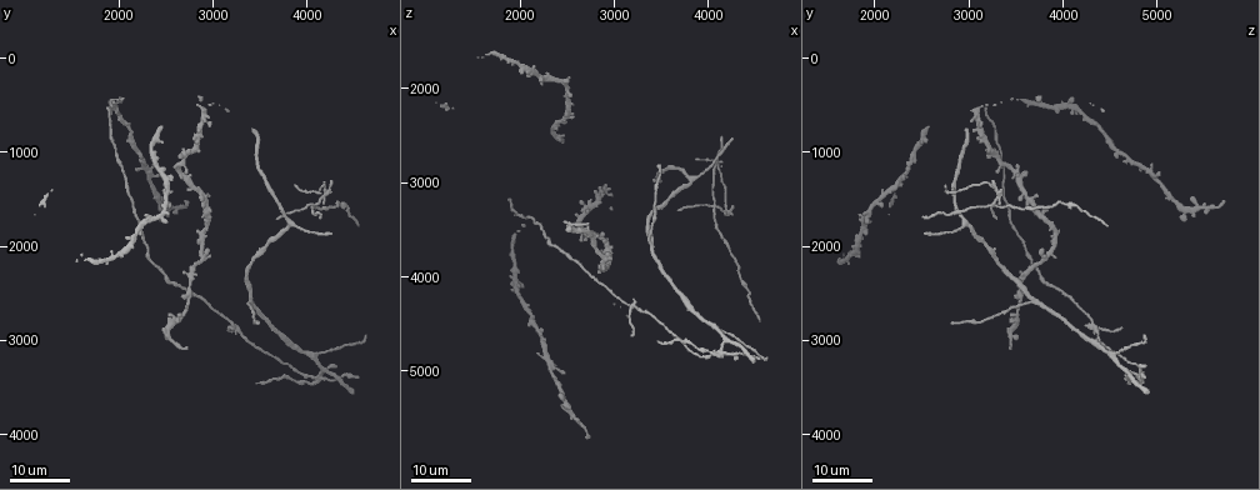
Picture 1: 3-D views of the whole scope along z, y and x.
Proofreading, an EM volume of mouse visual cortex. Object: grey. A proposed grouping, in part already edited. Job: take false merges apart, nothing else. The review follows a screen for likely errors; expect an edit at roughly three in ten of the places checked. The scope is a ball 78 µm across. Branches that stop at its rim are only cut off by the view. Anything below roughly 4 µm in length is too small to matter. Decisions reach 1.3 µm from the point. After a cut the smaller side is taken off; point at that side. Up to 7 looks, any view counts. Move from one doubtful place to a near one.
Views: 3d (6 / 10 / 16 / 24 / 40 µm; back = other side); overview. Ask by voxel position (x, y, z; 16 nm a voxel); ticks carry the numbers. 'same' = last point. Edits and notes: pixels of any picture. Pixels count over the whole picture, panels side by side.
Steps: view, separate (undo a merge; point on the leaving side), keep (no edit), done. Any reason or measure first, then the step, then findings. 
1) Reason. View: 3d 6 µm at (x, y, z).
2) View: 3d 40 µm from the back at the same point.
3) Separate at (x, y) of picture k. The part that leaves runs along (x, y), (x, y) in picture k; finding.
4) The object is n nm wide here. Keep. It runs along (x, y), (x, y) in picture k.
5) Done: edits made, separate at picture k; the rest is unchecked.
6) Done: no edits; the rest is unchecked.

View: 3d 24 µm at (4120, 3120, 4540).

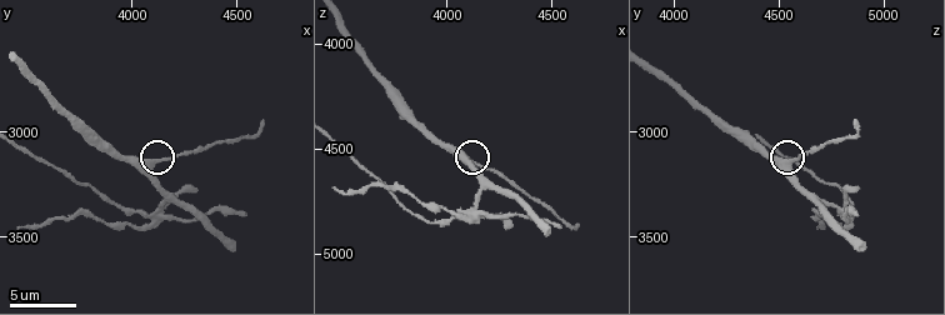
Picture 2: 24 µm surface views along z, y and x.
View: 3d 10 µm at (4100, 3130, 4550).

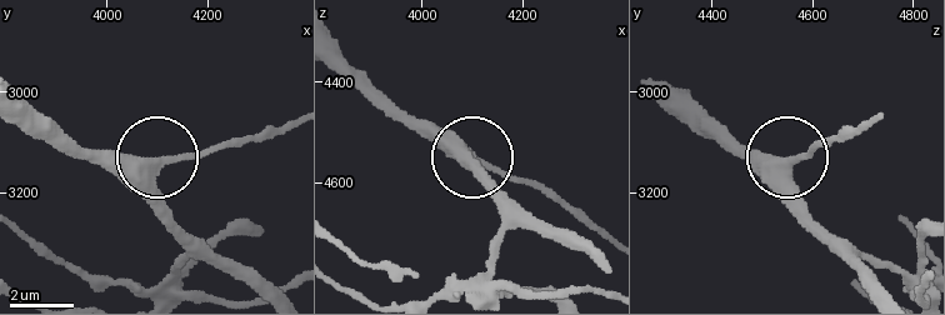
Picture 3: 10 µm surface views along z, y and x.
Closer look. View: 3d 6 µm at (4110, 3145, 4560).

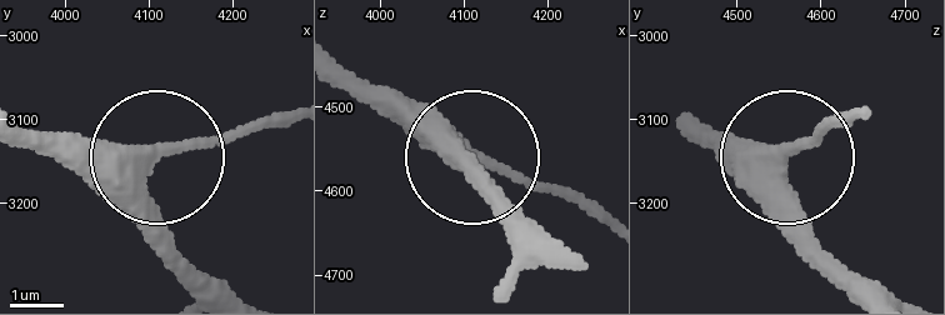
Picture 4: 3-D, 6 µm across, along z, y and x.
The side arm is 11 µm long. Keep. Continuous, no second cell.

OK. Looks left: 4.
Four or more arms meet. View: 3d 6 µm at (4130, 3370, 4790).

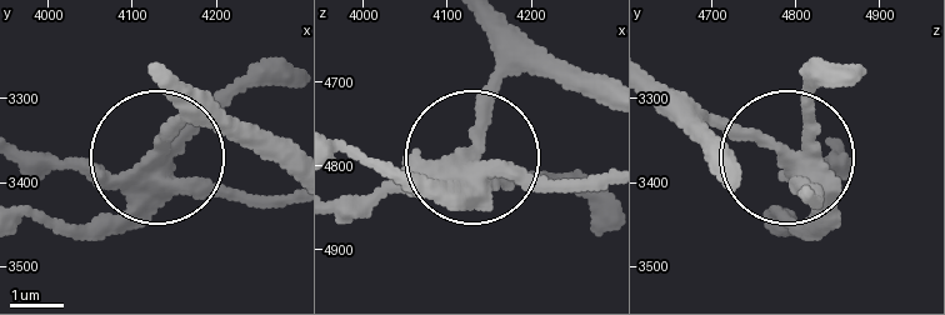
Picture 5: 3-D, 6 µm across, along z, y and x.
The object is 340 nm wide here. Separate at (81, 226) of picture 5. The part that leaves runs along (145, 180), (119, 211), (65, 229), (24, 216) in picture 5; a second cell is stuck on.

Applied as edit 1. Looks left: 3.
Four-way junction. View: 3d 16 µm at (4080, 1540, 3260).

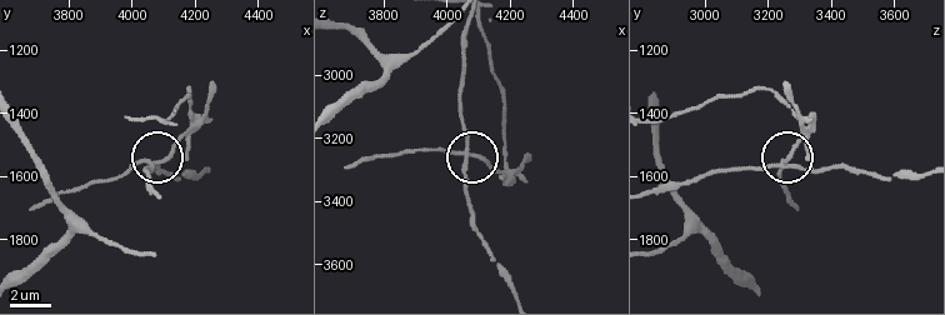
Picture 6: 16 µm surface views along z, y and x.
View: 3d 6 µm at (4080, 1560, 3260).

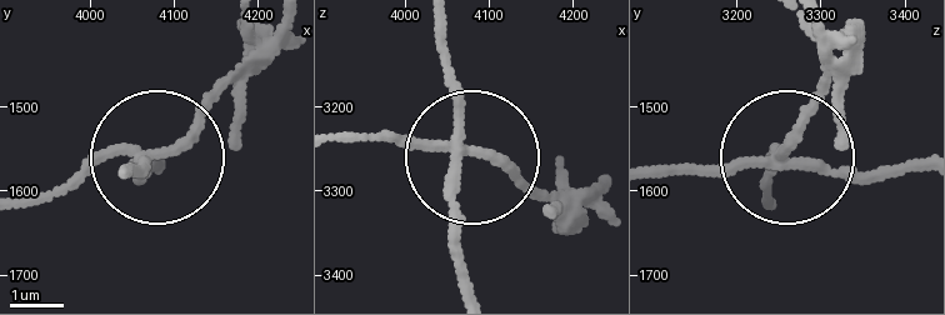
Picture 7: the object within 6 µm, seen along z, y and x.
The object is 200 nm wide here. Separate at (204, 114) of picture 7. Two cells meet here.

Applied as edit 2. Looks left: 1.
Done: edits made, separate at picture 5, separate at picture 7; the rest is unchecked.

